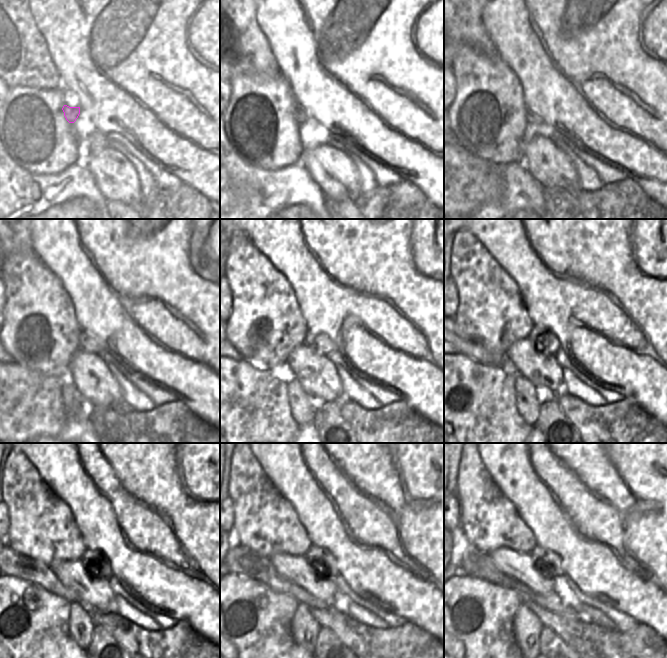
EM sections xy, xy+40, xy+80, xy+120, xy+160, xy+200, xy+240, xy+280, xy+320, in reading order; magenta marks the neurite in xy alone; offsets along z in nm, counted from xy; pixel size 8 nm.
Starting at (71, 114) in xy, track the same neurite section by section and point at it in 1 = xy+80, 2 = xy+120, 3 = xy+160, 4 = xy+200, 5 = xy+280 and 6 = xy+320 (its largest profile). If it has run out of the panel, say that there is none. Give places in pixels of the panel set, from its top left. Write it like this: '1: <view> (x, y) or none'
1: xy+80 (531, 117)
2: xy+120 (89, 343)
3: xy+160 (318, 342)
4: xy+200 (544, 341)
5: xy+280 (321, 562)
6: xy+320 (548, 563)

